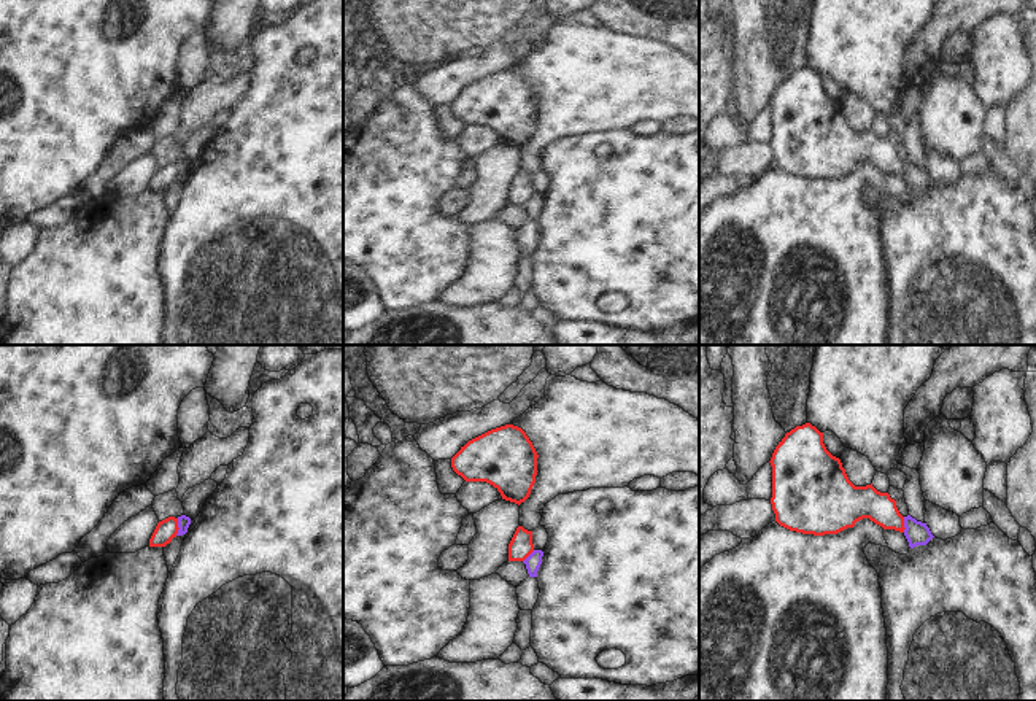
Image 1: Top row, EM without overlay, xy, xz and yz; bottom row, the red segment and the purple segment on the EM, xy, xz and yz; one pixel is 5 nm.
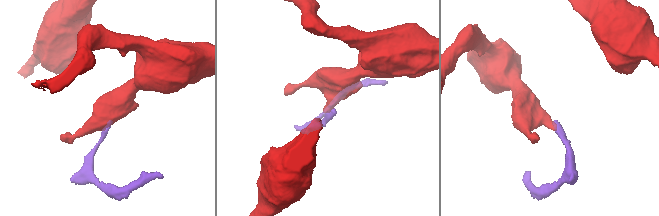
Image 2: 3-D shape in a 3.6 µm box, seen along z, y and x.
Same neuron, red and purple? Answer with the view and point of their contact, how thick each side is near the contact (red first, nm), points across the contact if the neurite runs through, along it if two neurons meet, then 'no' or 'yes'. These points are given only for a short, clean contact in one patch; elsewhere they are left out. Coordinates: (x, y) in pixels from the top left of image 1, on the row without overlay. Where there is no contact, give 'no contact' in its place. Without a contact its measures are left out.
contact xy (177, 170); calibres 110 and 60 nm; border xy (178, 162), (178, 175), (175, 178); no

